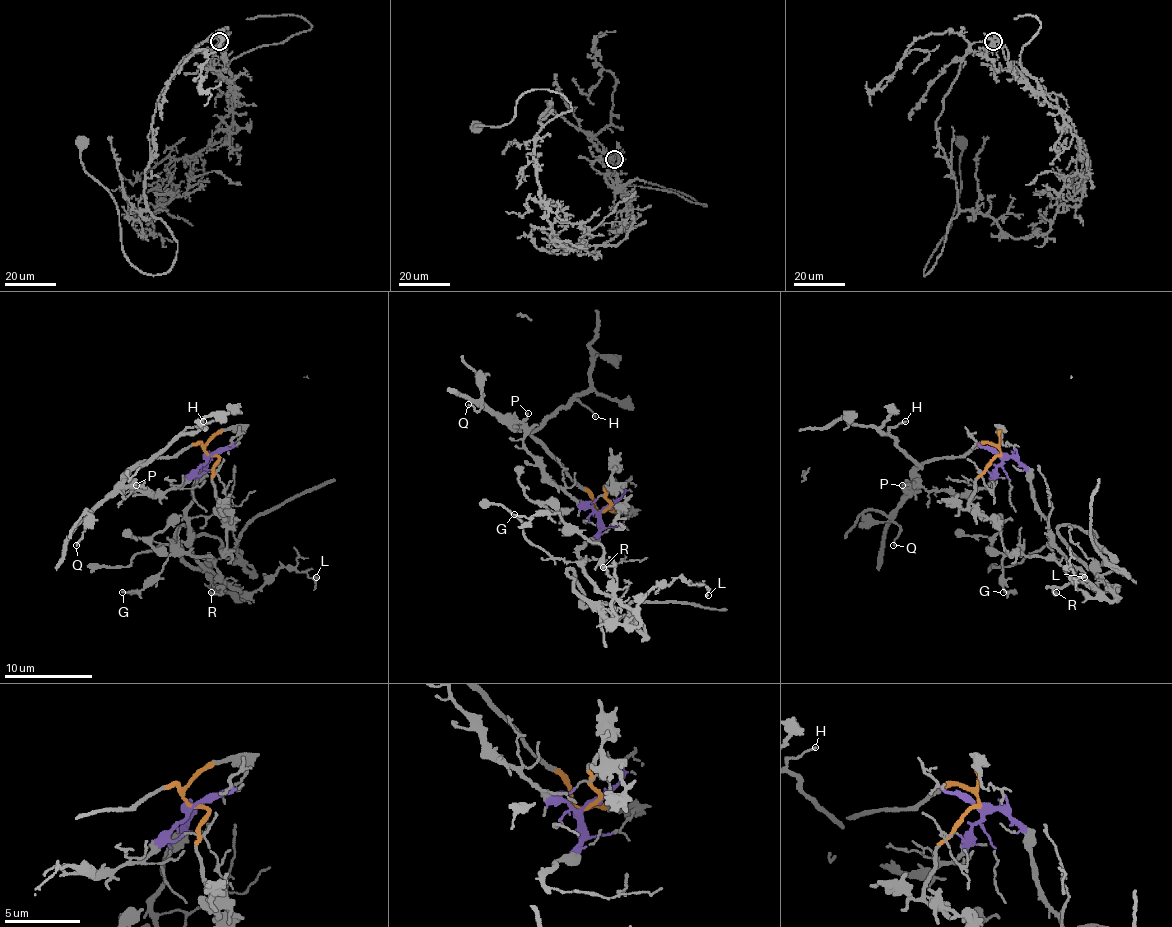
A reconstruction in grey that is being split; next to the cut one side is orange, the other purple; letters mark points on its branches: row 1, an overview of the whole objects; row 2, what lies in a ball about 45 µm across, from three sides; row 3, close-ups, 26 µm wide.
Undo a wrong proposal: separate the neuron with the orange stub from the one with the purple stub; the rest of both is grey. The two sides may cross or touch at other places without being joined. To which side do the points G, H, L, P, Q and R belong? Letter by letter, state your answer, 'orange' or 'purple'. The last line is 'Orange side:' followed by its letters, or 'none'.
G: purple
H: orange
L: purple
P: purple
Q: orange
R: purple
Orange side: H, Q

